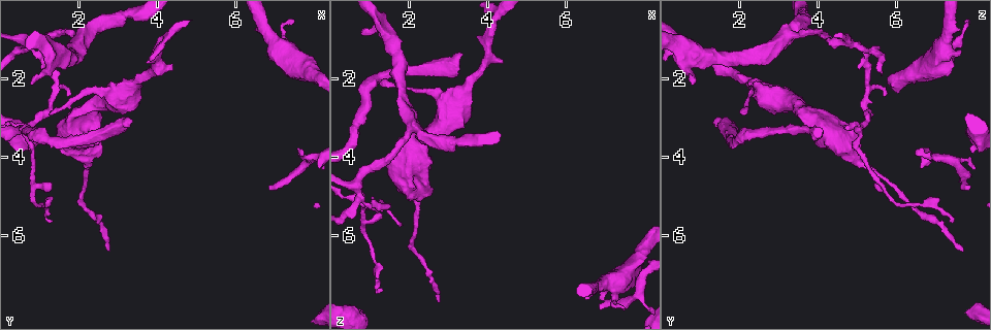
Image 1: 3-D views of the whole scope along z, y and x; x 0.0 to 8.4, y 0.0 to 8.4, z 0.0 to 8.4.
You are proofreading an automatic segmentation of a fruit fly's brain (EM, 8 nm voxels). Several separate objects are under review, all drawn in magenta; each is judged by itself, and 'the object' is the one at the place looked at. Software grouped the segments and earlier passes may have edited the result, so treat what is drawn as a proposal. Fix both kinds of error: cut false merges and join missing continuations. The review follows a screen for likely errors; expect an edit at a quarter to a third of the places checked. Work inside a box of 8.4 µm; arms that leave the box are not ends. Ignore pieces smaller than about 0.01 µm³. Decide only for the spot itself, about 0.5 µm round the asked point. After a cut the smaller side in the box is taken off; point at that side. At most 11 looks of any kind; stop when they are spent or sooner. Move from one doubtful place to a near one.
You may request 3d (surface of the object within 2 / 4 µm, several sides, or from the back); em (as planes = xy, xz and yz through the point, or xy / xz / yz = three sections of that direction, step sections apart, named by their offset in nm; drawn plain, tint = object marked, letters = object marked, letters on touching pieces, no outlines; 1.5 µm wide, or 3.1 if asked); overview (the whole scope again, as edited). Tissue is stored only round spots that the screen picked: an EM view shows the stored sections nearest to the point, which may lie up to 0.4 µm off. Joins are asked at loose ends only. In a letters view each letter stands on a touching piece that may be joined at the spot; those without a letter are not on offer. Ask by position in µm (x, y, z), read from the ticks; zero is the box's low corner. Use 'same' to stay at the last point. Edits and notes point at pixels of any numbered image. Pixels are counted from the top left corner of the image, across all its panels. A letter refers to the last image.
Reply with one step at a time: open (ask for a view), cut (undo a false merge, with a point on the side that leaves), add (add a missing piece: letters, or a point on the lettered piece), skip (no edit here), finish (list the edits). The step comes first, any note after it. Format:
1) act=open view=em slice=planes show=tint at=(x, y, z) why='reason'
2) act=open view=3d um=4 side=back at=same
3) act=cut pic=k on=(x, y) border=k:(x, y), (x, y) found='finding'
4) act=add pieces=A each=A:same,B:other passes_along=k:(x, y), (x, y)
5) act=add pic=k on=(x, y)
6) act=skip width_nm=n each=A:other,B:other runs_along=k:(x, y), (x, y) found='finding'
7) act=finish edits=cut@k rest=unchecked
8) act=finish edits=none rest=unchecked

act=open view=3d um=2 at=(2.15, 2.35, 2.35)

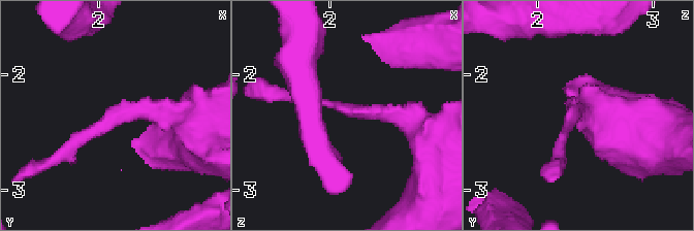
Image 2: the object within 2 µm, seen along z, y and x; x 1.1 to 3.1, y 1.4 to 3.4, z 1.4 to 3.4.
act=open view=em slice=xy step=8 show=tint at=(2.18, 2.34, 2.32)

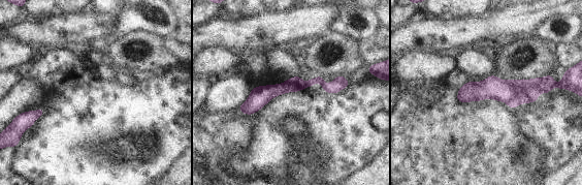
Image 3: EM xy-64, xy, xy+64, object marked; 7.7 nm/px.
act=open view=em slice=planes show=letters at=same

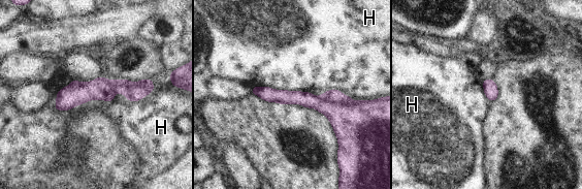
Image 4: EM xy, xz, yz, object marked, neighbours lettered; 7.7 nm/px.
act=skip each=H:other found='continuous, no second cell'

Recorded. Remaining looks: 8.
act=open view=em slice=planes show=letters at=(0.75, 1.20, 5.10) why='four-way junction'

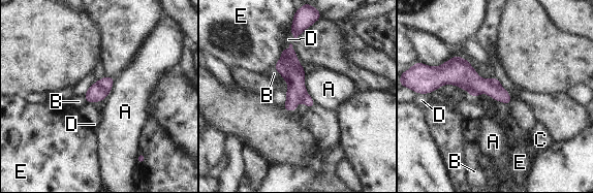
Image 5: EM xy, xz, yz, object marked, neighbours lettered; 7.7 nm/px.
act=cut pic=5 on=(106, 83) width_nm=140 each=A:other,B:other,C:other,D:other,E:other border=5:(95, 83), (107, 94) found='a second cell is stuck on'

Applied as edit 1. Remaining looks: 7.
act=finish edits=cut@5 rest=unchecked

